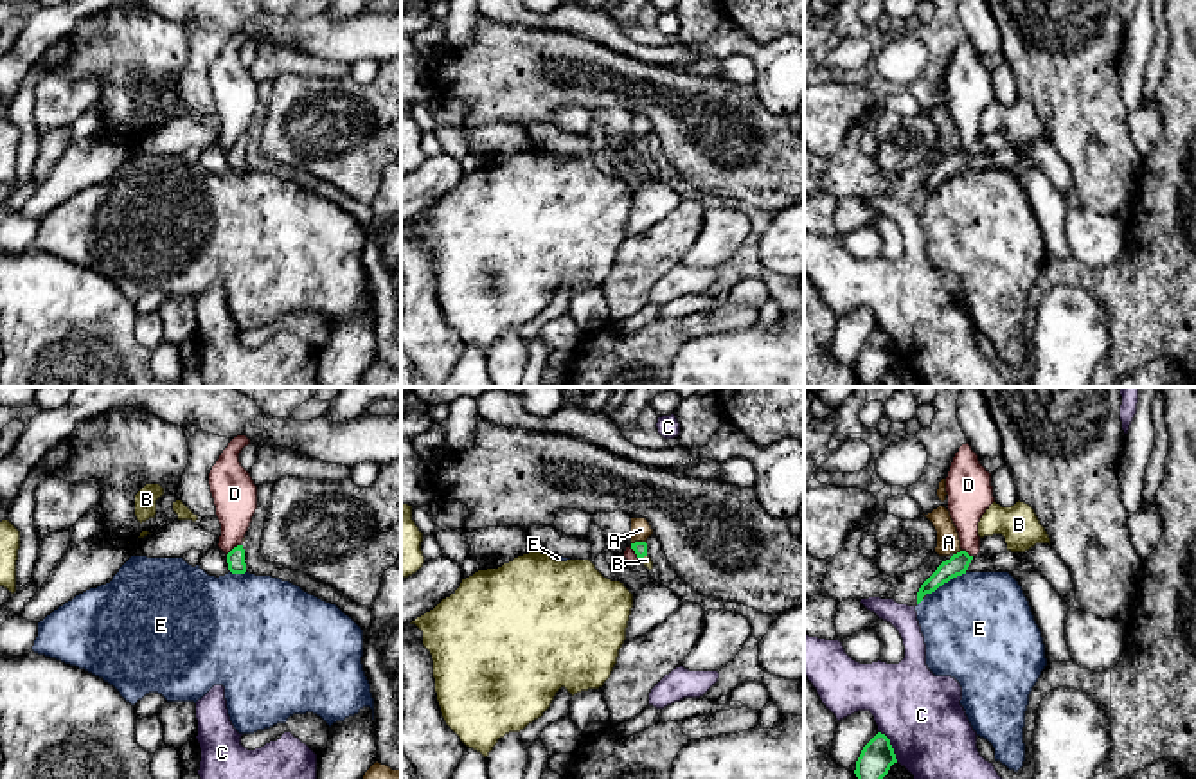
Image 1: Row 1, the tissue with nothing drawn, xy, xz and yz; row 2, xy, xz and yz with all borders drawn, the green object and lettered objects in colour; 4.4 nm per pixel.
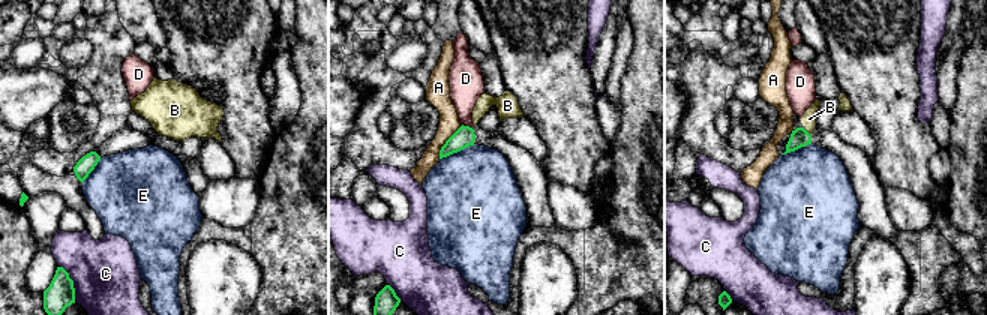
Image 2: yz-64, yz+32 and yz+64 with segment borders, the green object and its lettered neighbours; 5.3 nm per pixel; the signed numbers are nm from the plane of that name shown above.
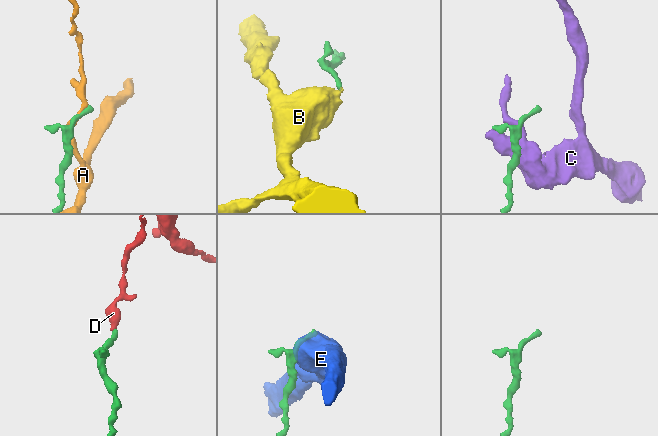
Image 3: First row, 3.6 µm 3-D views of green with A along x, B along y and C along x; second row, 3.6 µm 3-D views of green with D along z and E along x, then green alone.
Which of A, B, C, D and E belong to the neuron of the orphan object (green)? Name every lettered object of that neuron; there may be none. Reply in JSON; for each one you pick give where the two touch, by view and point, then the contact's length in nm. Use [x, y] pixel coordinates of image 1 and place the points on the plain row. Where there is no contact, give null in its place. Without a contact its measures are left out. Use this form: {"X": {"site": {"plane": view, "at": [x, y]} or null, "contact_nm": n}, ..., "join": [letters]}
{"B": {"site": {"plane": "xz", "at": [642, 155]}, "contact_nm": 40}, "join": ["B"]}

